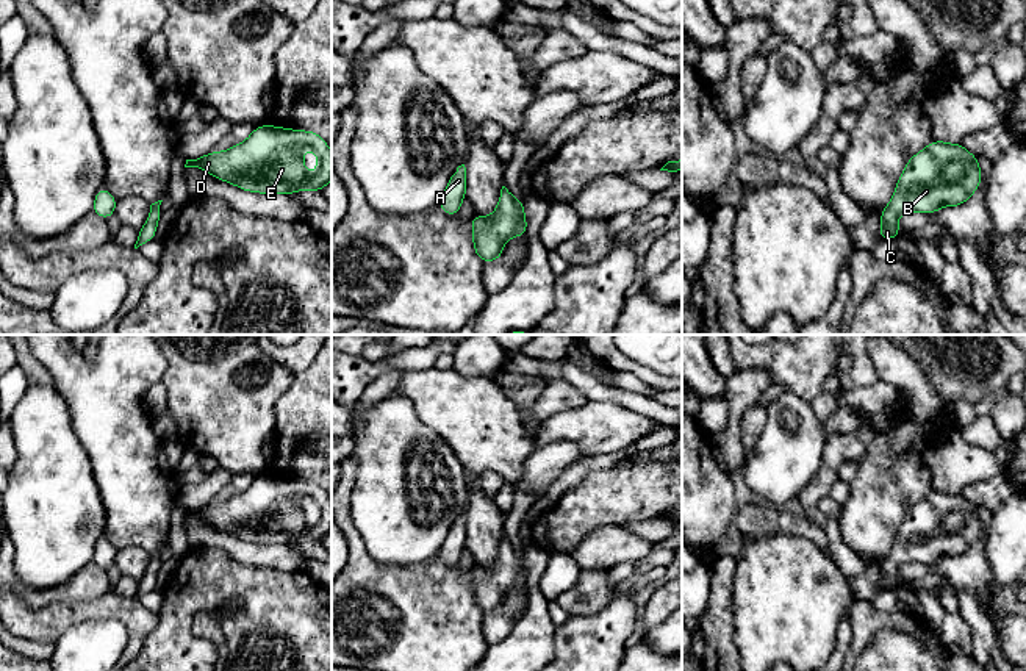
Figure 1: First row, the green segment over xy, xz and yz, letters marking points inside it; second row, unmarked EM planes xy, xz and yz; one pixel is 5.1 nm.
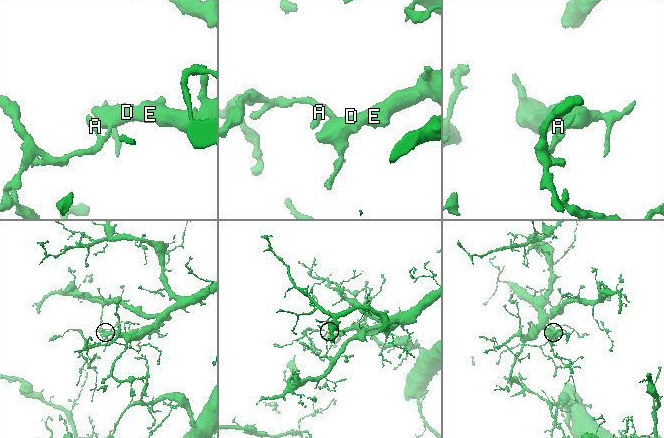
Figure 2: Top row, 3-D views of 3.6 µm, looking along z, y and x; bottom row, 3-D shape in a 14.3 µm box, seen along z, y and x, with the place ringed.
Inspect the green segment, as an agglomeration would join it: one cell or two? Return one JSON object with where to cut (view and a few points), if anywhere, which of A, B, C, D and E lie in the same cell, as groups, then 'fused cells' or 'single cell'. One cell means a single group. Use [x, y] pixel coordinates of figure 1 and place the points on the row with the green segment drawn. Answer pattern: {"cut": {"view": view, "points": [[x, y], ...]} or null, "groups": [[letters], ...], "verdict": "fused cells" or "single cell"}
{"cut": null, "groups": [["A", "B", "C", "D", "E"]], "verdict": "single cell"}

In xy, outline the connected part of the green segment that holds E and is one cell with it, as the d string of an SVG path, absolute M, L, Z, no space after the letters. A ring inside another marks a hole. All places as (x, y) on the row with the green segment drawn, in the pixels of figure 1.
M260 125L244 142L186 160L185 167L199 167L249 192L291 196L296 191L322 191L332 181L332 152L314 131ZM307 149L317 156L313 174L305 172Z

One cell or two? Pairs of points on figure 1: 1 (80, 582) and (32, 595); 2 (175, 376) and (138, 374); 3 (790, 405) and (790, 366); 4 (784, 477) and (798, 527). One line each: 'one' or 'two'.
1: one
2: two
3: two
4: two

